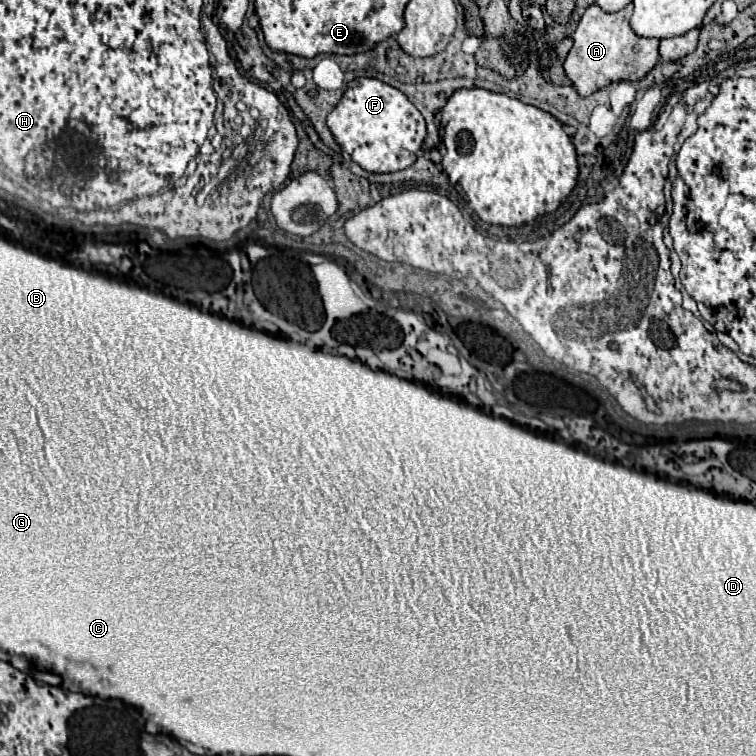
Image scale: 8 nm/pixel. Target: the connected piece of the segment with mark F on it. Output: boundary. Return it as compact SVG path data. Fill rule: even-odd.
M364 76L348 82L340 102L328 114L328 128L334 134L334 140L340 144L340 148L348 152L354 162L358 162L366 172L378 172L378 174L398 172L408 168L416 160L416 152L422 148L422 142L426 138L426 124L418 108L394 86L384 84L376 78L364 78Z

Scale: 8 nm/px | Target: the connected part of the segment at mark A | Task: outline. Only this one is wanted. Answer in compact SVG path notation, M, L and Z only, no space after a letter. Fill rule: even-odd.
M592 4L580 18L578 28L572 34L574 46L570 48L568 58L564 62L566 76L572 80L580 96L590 96L592 92L608 86L610 82L642 80L660 62L658 54L660 40L638 36L628 24L630 16L632 16L632 4L612 14L602 12L598 4Z

